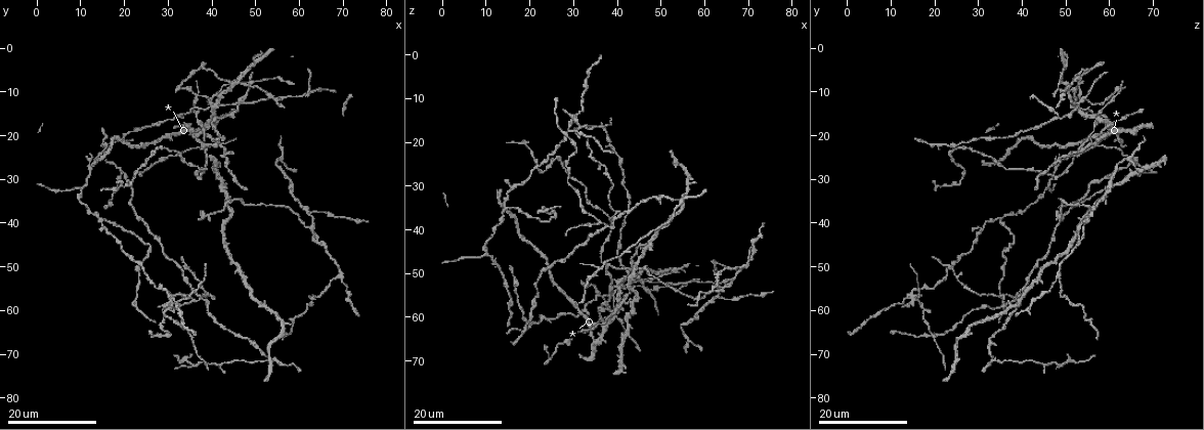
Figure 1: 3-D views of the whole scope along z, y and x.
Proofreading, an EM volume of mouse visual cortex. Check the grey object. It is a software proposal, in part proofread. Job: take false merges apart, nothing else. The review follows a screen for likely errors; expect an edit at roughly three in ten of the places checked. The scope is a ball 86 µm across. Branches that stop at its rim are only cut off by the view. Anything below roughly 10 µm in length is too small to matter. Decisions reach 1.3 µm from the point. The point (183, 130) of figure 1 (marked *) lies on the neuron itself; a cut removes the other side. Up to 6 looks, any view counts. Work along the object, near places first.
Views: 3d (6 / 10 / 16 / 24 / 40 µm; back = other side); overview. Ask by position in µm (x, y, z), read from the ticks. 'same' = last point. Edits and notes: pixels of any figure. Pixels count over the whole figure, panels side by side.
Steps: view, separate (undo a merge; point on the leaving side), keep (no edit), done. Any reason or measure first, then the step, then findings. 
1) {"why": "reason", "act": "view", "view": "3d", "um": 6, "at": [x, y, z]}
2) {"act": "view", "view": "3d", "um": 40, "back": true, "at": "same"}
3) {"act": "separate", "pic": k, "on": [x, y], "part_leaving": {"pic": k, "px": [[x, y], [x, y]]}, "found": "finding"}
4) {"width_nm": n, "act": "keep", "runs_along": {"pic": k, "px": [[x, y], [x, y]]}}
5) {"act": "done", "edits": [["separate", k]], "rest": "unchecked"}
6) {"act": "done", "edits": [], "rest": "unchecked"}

{"why": "a fork", "act": "view", "view": "3d", "um": 16, "at": [19.5, 28.5, 60.5]}

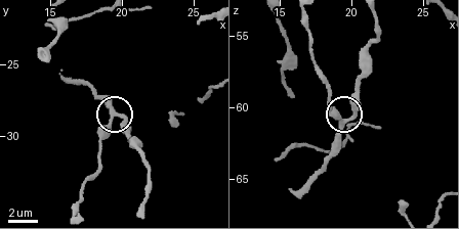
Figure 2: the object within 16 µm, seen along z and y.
{"act": "view", "view": "3d", "um": 6, "at": [19.6, 28.4, 61.0]}

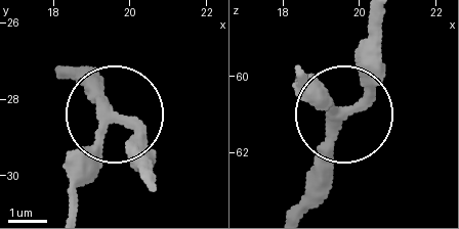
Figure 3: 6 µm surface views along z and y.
{"side_arm_um": 18, "arms": 3, "act": "keep", "found": "one neuron here"}

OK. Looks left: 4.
{"why": "branch point", "act": "view", "view": "3d", "um": 16, "at": [63.5, 44.0, 52.5]}

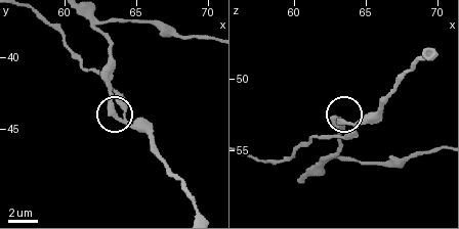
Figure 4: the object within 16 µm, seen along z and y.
{"act": "view", "view": "3d", "um": 10, "at": [63.8, 44.2, 53.2]}

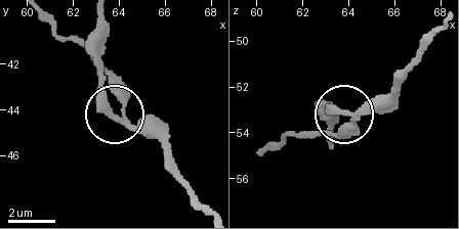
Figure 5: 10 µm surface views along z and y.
{"act": "separate", "pic": 5, "on": [118, 85], "part_leaving": {"pic": 5, "px": [[355, 118], [337, 134], [286, 136], [272, 145]]}, "found": "two neurons meet here"}

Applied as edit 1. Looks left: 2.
{"act": "done", "edits": [["separate", 5]], "rest": "unchecked"}

